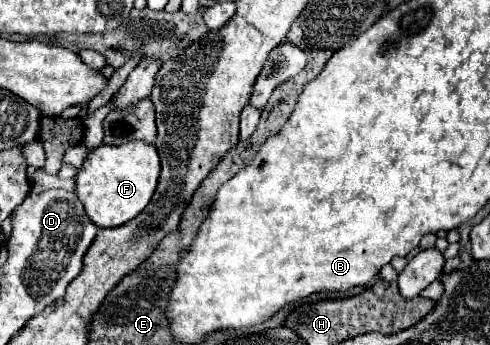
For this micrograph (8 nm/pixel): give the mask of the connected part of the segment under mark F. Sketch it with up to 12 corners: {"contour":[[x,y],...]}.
{"contour":[[144,141],[88,151],[76,195],[100,229],[134,219],[160,175]]}

